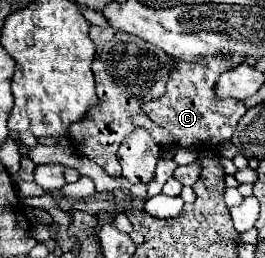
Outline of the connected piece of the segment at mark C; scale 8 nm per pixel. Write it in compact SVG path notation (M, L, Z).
M215 53L199 57L197 61L173 59L173 69L167 81L167 89L159 99L143 103L143 111L151 121L165 127L177 145L191 147L195 151L215 151L223 141L229 141L237 121L245 115L247 107L235 98L217 99L213 87L223 71L239 67L247 55L243 53Z

